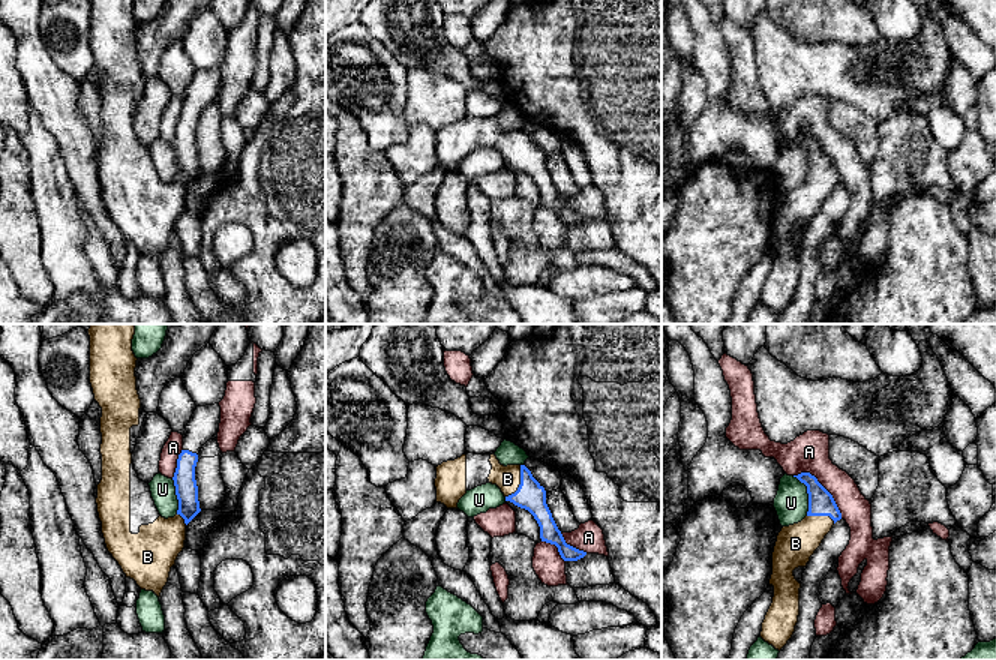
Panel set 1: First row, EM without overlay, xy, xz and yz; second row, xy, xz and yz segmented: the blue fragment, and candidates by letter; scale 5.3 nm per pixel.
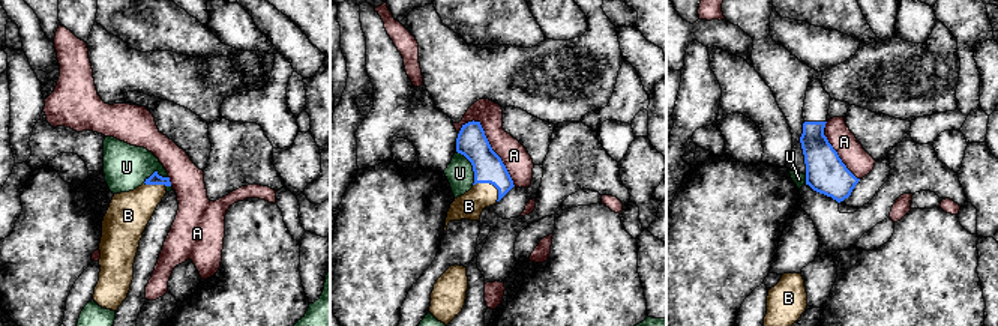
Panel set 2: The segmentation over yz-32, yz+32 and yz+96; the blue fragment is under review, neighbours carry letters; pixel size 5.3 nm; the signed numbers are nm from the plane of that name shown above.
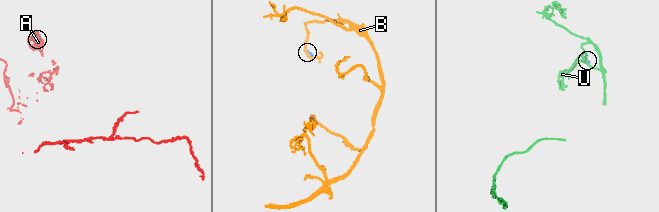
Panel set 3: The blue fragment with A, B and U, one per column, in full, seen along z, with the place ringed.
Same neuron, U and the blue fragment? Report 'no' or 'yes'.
no

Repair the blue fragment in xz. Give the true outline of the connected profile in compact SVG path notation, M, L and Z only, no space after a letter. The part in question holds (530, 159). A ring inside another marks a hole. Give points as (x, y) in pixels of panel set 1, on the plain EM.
M465 117L454 124L442 126L436 130L436 166L444 168L447 172L458 172L459 164L471 153L492 147L496 148L506 160L506 165L528 174L540 190L542 206L555 208L564 225L578 225L586 219L586 216L579 214L566 207L561 195L558 194L552 177L546 168L544 152L532 141L531 135L525 129L501 129L496 120L492 118L474 118Z

